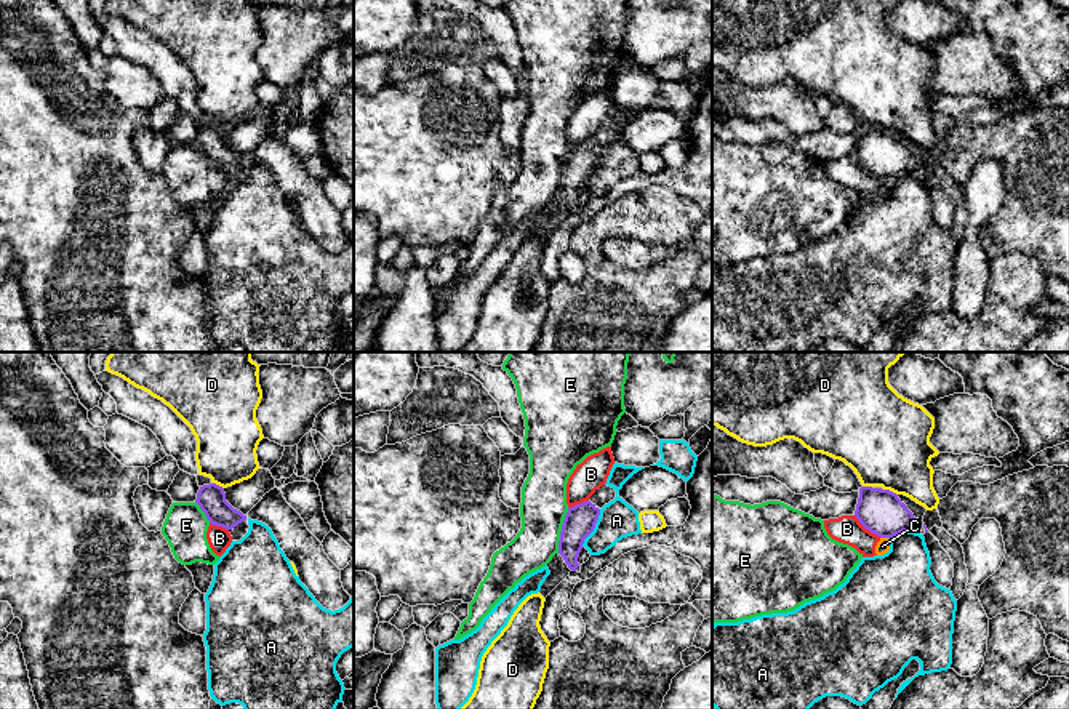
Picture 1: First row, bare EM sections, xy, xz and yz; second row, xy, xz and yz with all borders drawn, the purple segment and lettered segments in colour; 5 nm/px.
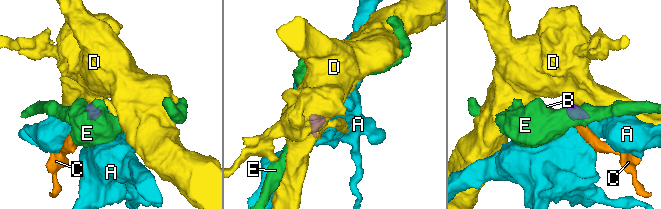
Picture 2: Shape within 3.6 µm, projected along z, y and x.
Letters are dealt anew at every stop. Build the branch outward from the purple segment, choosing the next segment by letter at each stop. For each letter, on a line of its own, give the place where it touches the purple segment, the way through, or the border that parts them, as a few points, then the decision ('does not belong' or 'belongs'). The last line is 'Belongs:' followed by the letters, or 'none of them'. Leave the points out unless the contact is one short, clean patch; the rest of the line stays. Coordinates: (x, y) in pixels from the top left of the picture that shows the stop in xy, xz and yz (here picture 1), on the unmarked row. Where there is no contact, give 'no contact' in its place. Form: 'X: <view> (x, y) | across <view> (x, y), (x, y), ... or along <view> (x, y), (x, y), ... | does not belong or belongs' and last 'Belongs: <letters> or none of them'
A: xz (594, 168) | along xz (600, 151), (594, 172), (581, 188) | does not belong
B: yz (866, 170) | along yz (855, 156), (866, 170), (880, 178) | does not belong
C: yz (884, 178) | along yz (880, 178), (887, 180) | does not belong
D: yz (888, 132) | along yz (884, 130), (896, 136) | does not belong
E: xz (562, 172) | along xz (568, 149), (557, 194) | does not belong
Belongs: none of them

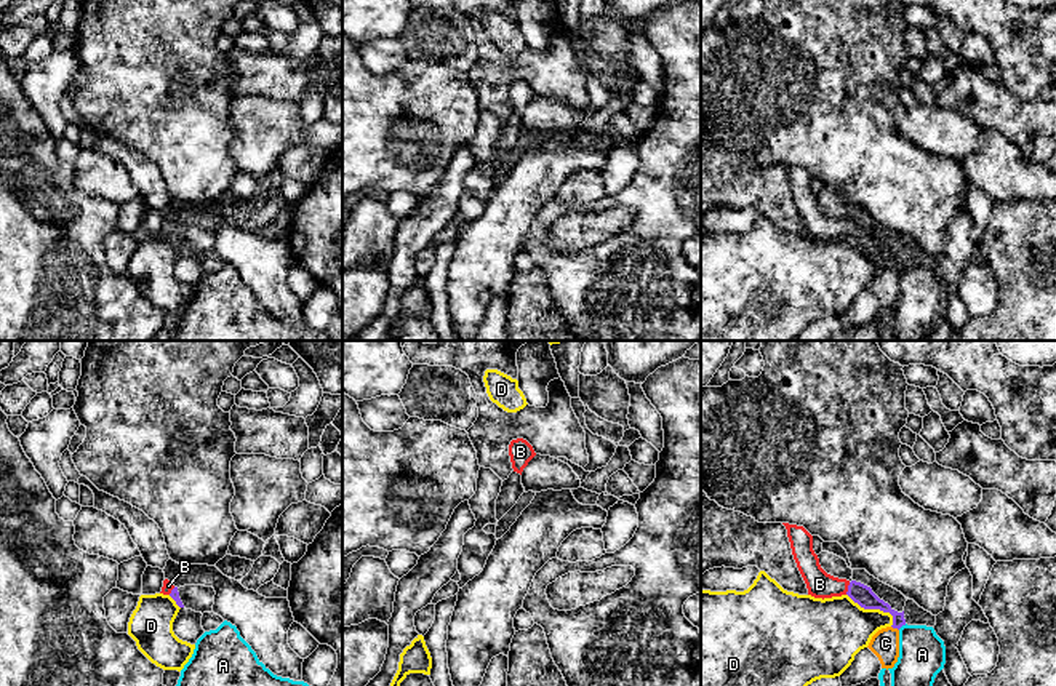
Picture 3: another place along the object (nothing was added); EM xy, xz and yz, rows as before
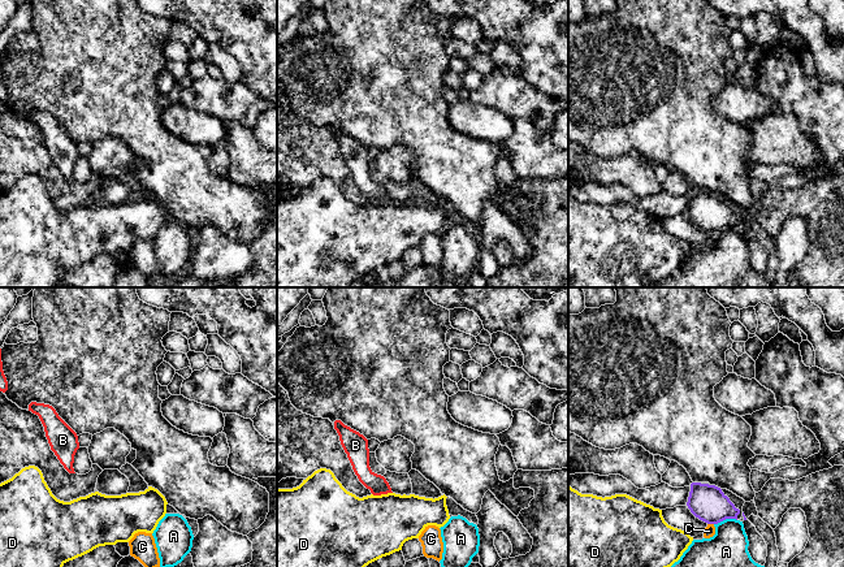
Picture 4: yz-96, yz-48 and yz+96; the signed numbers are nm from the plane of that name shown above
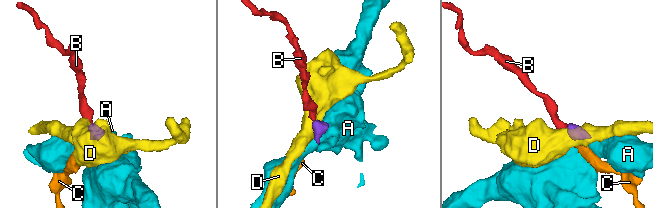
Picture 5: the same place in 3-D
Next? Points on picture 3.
A: yz (901, 267) | along yz (906, 266), (898, 271) | does not belong
B: yz (848, 231) | across yz (863, 237), (848, 231), (820, 226) | belongs
C: yz (895, 269) | along yz (892, 267), (898, 272) | does not belong
D: yz (874, 250) | along yz (847, 235), (864, 250), (887, 253), (893, 266) | does not belong
Belongs: B

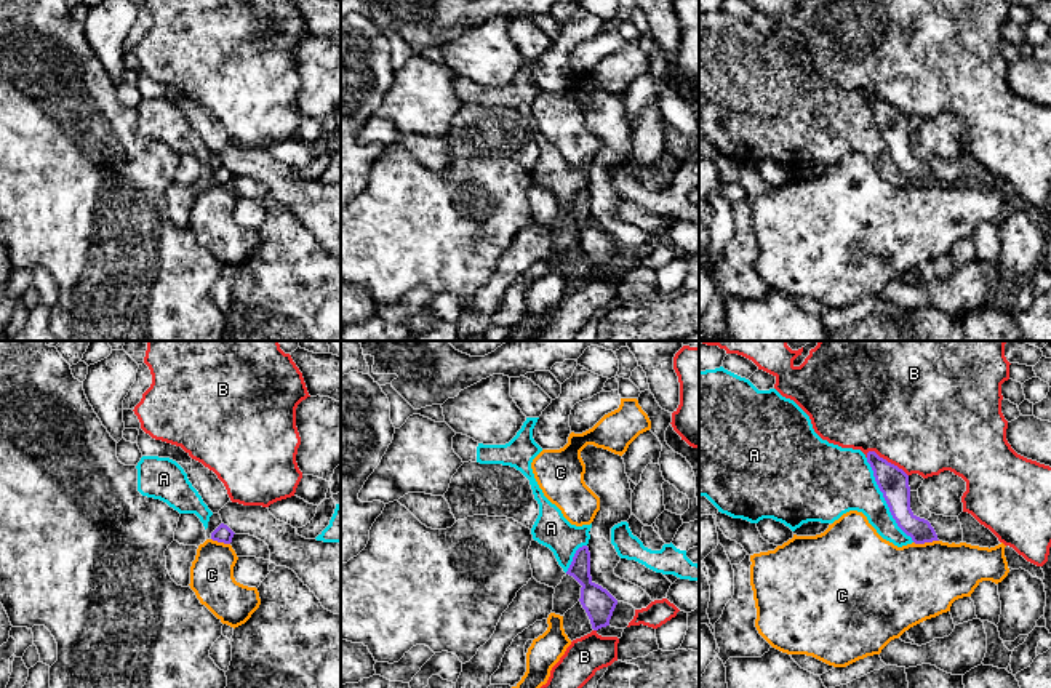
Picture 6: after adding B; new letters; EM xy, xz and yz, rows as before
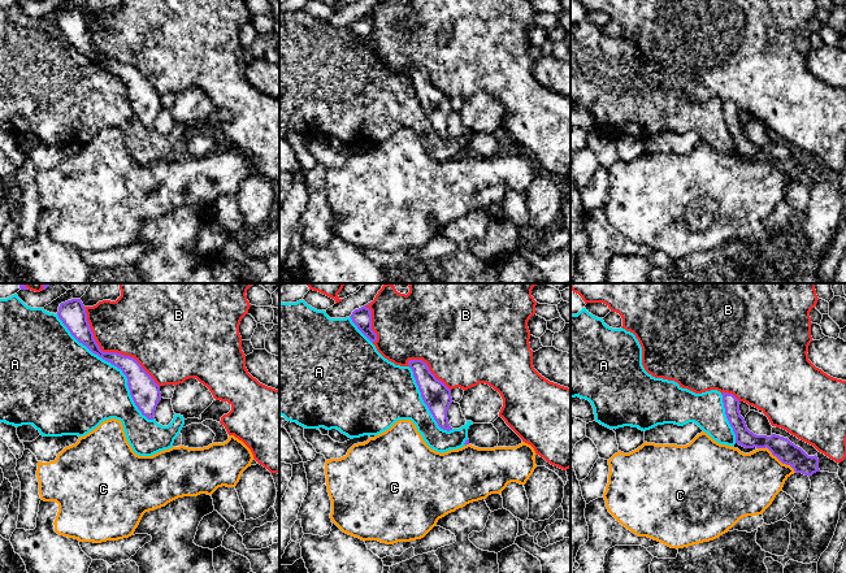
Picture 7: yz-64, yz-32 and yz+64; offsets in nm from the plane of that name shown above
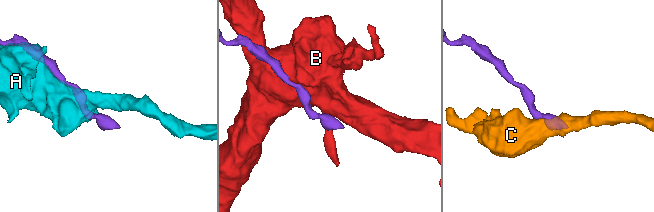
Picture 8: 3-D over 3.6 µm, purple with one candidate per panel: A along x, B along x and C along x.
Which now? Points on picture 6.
A: yz (885, 141) | does not belong
B: yz (885, 101) | does not belong
C: yz (925, 183) | along yz (938, 181), (914, 184) | does not belong
Belongs: none of them

